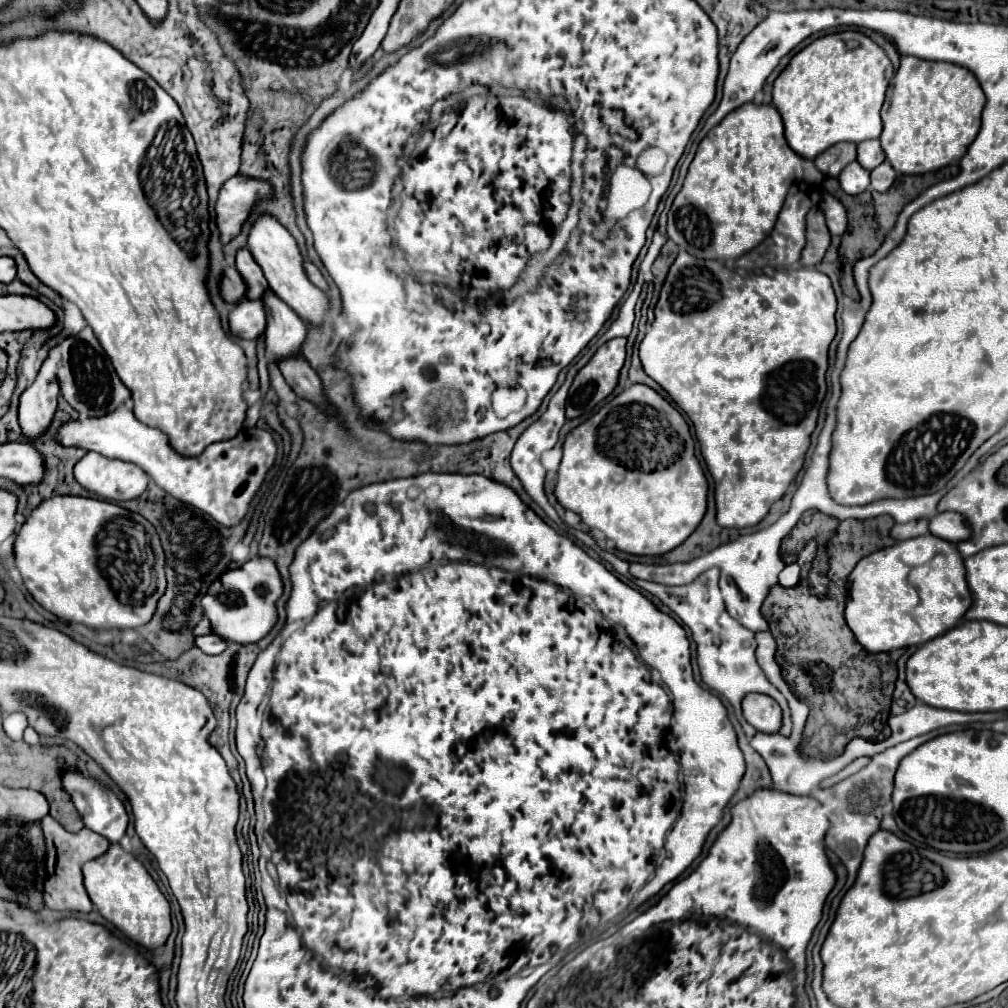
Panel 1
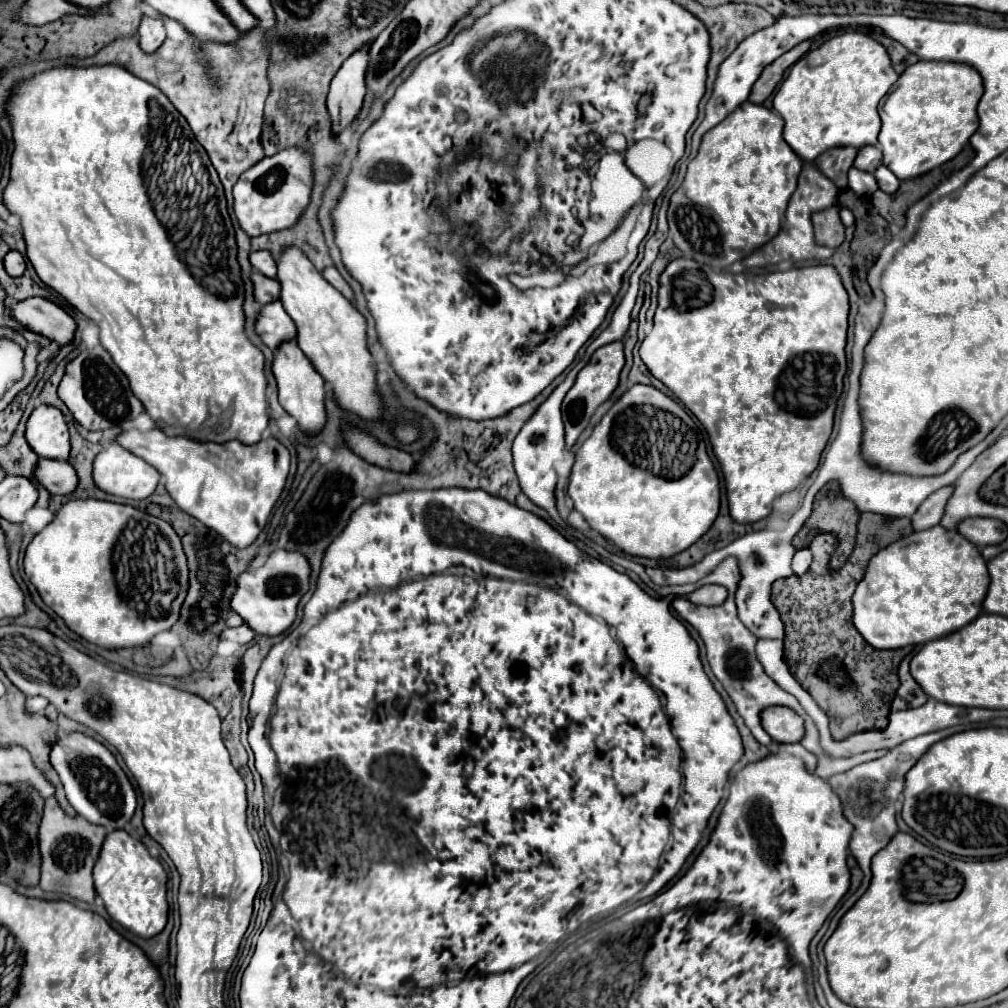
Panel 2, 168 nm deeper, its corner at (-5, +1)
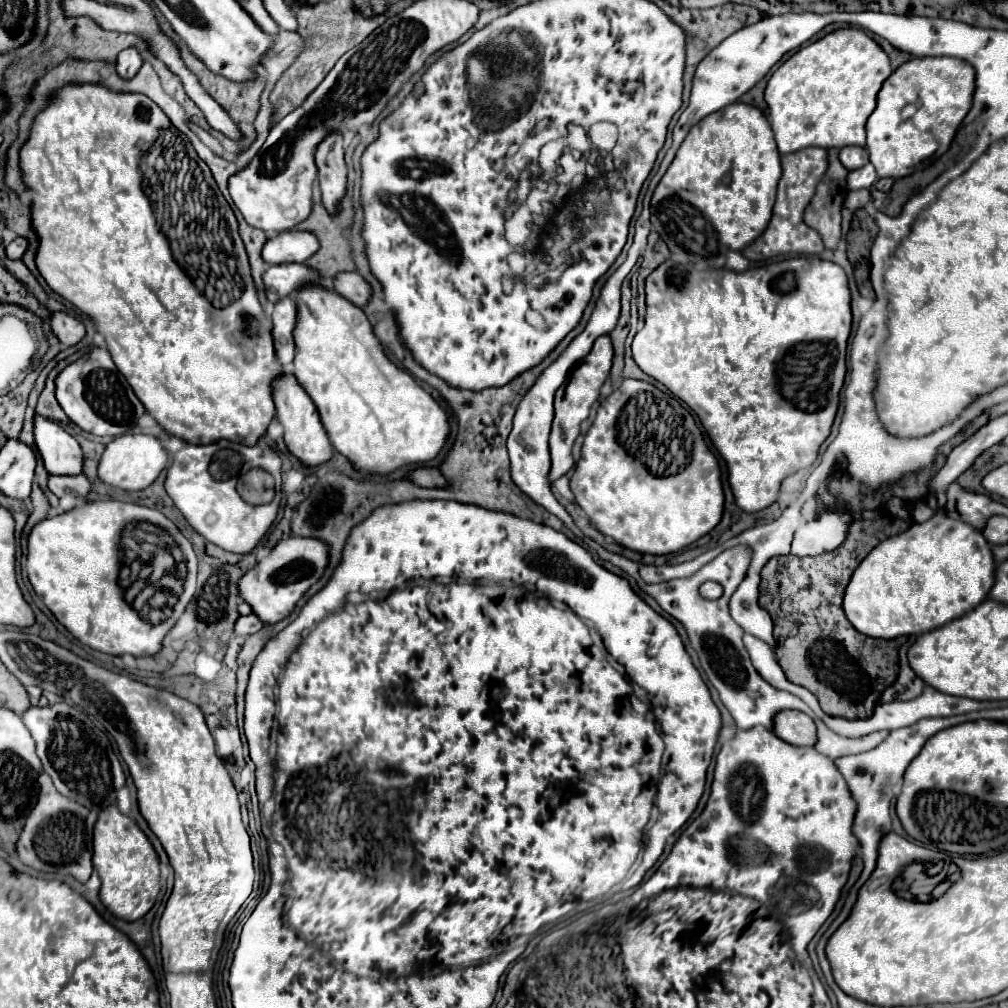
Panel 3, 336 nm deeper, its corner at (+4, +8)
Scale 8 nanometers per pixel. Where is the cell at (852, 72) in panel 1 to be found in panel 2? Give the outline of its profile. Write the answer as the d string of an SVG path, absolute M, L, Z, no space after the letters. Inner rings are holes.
M858 31L838 34L825 41L819 49L809 51L803 59L799 59L775 93L773 109L785 121L783 139L789 143L795 155L801 157L801 161L813 161L831 147L859 149L863 145L877 145L877 135L881 129L877 105L895 81L897 73L893 71L887 49L881 43L877 43L871 35Z

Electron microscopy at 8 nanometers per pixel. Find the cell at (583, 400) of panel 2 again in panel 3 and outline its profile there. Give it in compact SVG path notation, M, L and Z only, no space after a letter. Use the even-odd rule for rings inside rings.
M600 336L592 350L588 352L588 356L572 370L570 378L566 380L566 384L556 392L556 400L554 400L554 408L556 408L556 416L554 416L554 424L552 424L552 434L550 434L550 454L552 454L552 470L550 470L550 482L554 482L558 476L566 474L572 464L572 444L576 440L576 436L580 434L580 424L588 418L592 404L598 400L600 388L604 384L604 380L608 378L608 372L612 368L612 342L608 336Z

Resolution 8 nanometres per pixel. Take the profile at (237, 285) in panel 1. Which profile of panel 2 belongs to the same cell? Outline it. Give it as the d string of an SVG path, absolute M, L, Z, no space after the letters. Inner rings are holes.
M255 271L255 273L253 273L253 287L255 287L255 299L257 299L261 305L267 305L267 303L279 299L281 285L279 285L277 279L269 279L269 277L265 277L263 273Z

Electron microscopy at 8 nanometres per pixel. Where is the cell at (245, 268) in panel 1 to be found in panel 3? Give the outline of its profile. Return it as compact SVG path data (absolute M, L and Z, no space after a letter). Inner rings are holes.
M280 232L266 240L262 258L268 264L306 262L318 250L318 240L310 232Z

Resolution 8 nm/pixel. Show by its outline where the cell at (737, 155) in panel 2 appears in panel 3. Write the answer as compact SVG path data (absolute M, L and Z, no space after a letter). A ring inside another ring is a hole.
M730 104L702 118L698 126L692 126L686 142L682 142L674 162L654 190L650 202L652 226L668 244L674 262L692 264L698 270L722 268L730 250L746 248L766 230L772 218L772 206L776 200L776 186L780 176L780 152L764 112L752 104Z

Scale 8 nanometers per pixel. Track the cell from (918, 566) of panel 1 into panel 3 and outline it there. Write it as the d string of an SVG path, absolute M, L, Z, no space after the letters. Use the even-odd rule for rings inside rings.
M934 496L928 498L927 504L934 510L930 520L912 524L906 532L880 542L852 574L842 607L850 624L864 636L898 638L940 628L986 600L986 594L994 584L994 558L990 552L990 542L986 542L982 532L966 526L964 522L952 520L944 512L937 510Z

